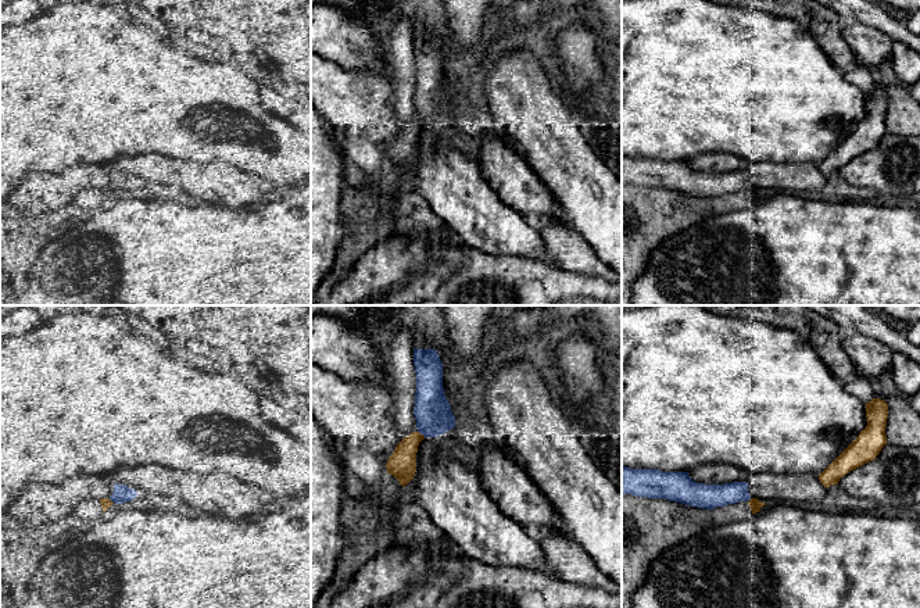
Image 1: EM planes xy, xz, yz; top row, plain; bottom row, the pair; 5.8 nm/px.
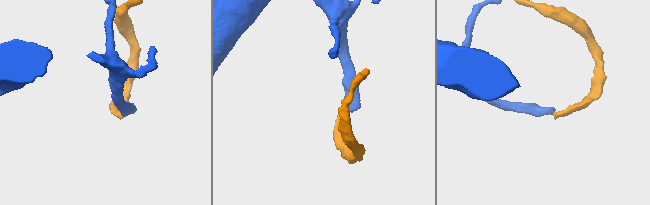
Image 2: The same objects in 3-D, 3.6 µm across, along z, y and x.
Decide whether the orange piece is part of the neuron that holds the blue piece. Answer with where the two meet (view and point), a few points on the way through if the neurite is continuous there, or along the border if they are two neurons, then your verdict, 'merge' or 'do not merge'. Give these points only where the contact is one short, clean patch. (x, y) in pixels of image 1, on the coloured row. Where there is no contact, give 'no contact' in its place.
xz (422, 433) | do not merge

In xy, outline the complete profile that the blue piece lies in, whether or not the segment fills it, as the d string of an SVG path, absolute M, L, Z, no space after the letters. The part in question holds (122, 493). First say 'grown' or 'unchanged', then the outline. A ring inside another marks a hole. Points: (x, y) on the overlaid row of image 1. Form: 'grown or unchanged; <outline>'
grown; M114 483L114 491L110 500L115 504L123 504L132 501L136 496L148 497L148 493L146 490L139 490L132 484Z

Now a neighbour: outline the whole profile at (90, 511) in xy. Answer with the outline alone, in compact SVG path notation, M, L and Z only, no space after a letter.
M87 498L79 505L74 514L83 525L89 522L99 522L103 516L100 498Z

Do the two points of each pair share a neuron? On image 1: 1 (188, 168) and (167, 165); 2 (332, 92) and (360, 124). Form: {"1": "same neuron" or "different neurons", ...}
{"1": "different neurons", "2": "same neuron"}

